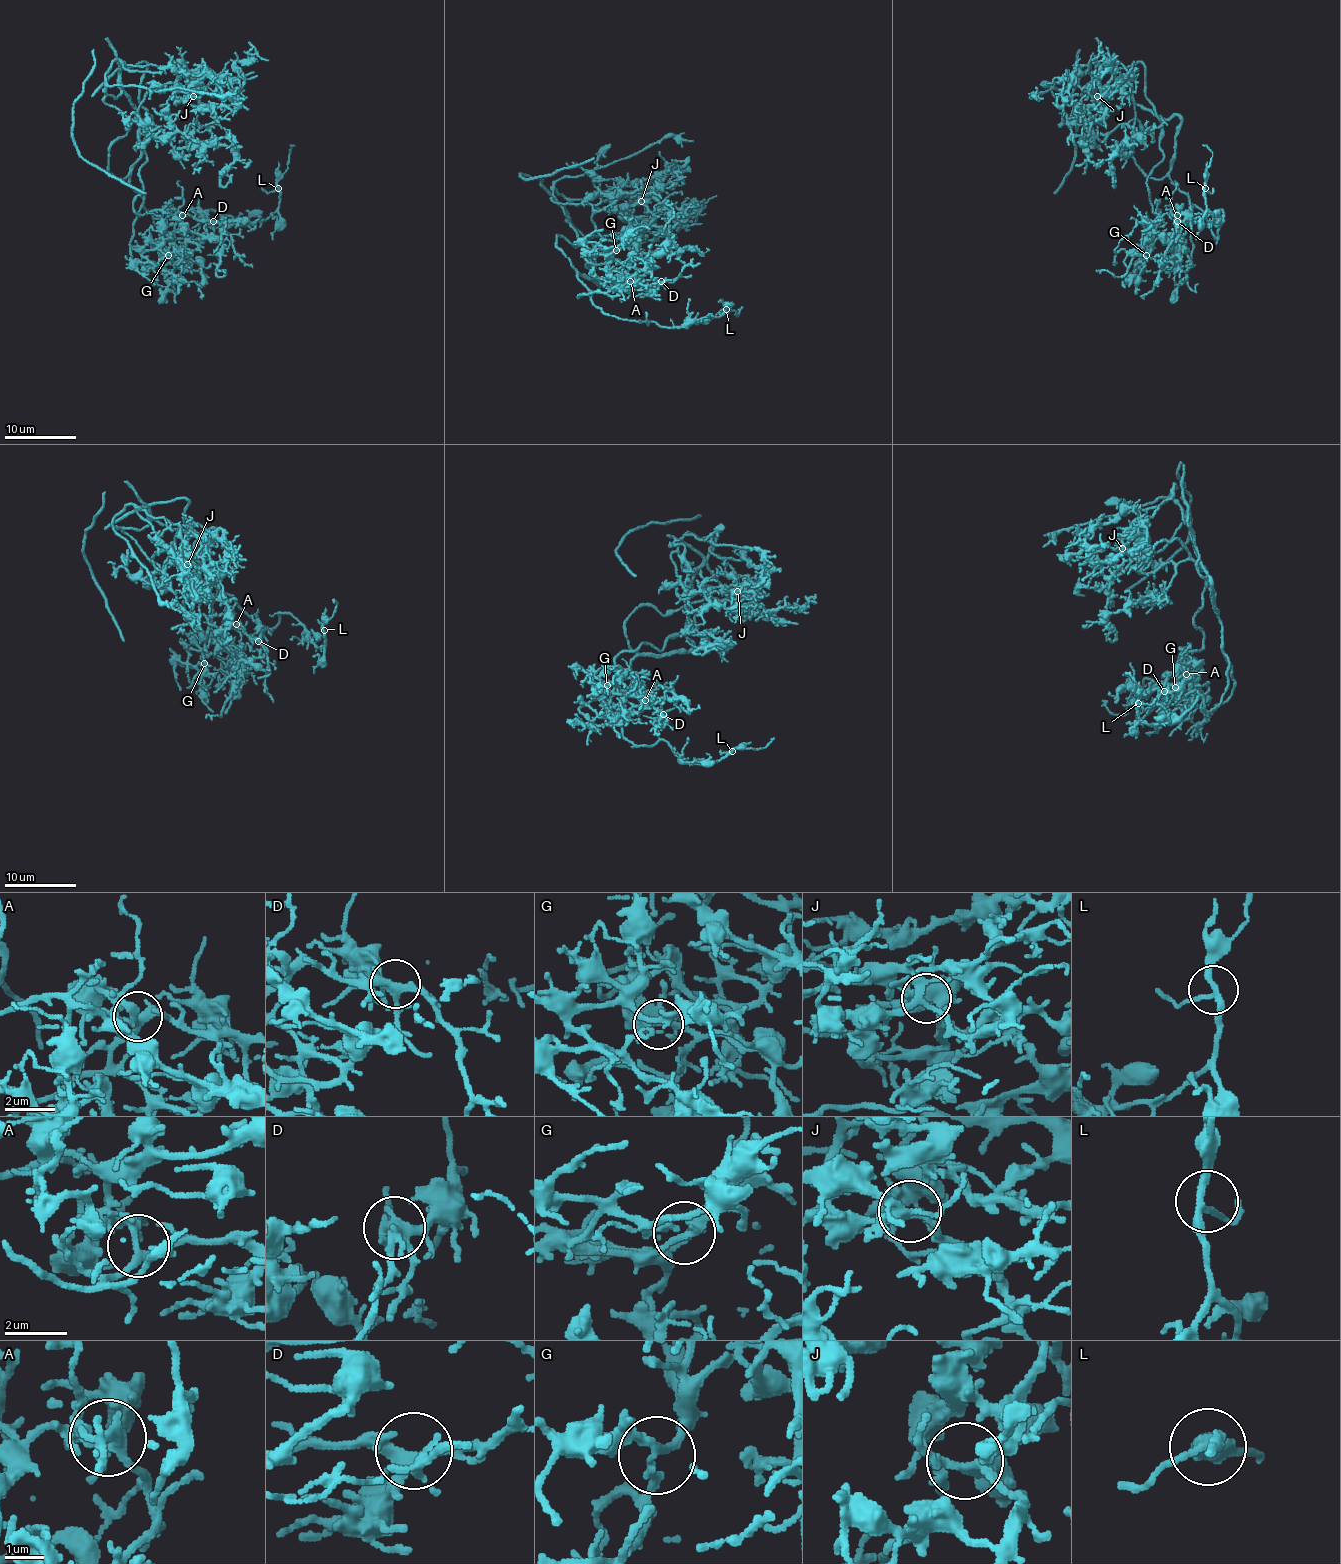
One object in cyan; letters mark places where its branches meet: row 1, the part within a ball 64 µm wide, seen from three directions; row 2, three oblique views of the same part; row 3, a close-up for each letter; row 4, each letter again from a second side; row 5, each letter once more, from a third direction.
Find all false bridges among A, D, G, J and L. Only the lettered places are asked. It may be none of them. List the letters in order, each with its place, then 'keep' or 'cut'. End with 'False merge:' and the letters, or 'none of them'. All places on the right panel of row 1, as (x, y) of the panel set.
A: at (1177, 215); keep
D: at (1177, 221); keep
G: at (1146, 255); keep
J: at (1097, 96); keep
L: at (1205, 188); keep
False merge: none of them

